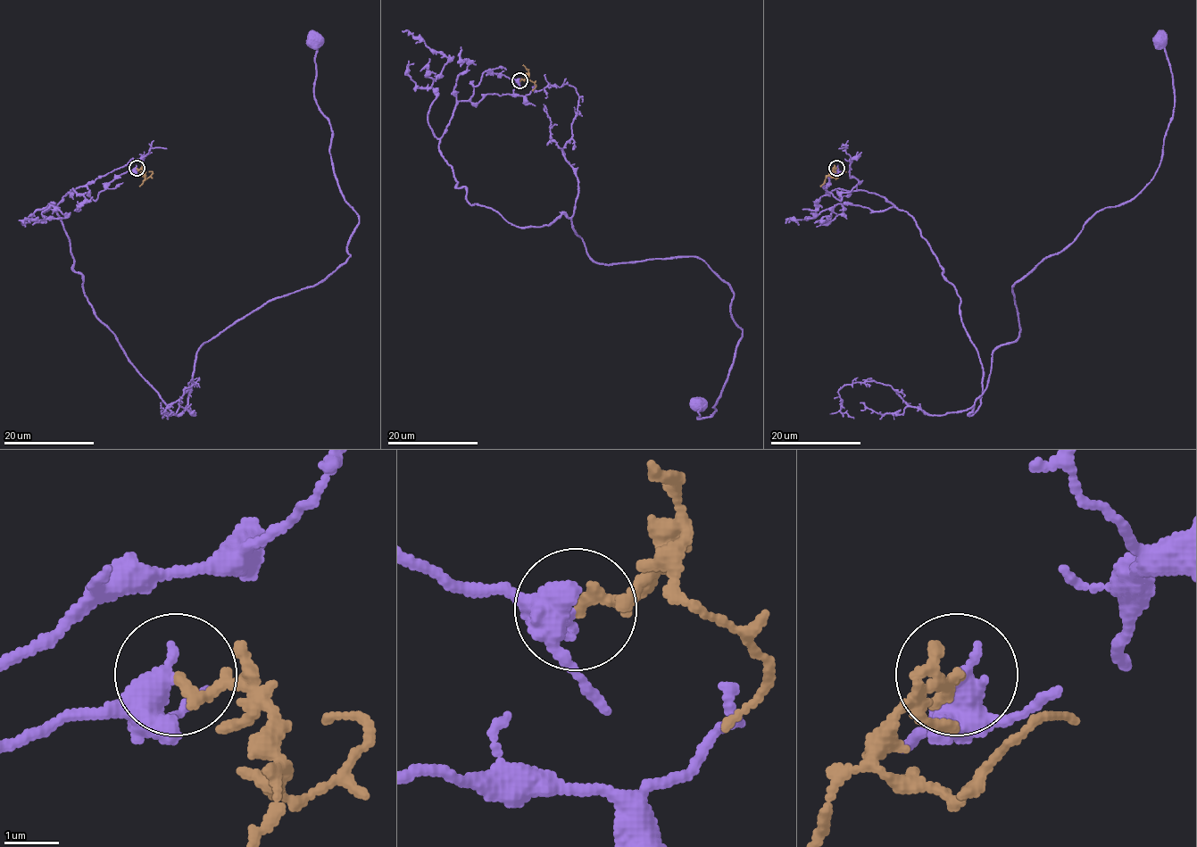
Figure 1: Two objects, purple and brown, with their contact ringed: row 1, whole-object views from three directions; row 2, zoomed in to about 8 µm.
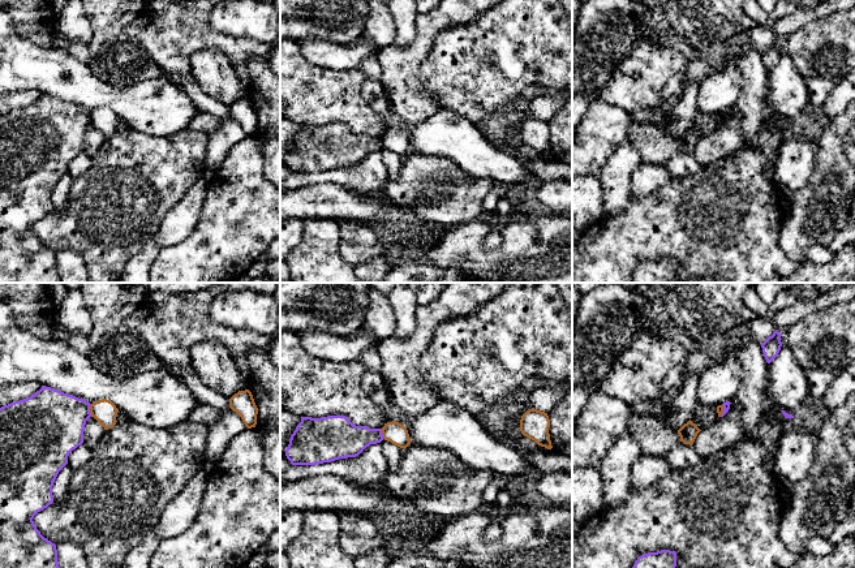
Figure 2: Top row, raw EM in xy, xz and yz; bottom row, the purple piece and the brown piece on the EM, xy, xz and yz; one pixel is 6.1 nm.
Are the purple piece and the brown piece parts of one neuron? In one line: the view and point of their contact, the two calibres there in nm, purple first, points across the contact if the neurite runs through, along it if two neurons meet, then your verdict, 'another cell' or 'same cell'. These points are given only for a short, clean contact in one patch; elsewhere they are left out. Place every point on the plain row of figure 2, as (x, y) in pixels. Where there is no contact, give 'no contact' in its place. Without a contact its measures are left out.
meets purple in xy at (89, 119); 400 nm thick on the purple side, 150 nm on the other; border along xy (91, 112), (90, 124); another cell

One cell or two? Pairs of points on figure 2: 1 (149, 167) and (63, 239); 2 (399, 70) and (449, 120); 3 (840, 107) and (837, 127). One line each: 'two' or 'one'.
1: one
2: two
3: two

